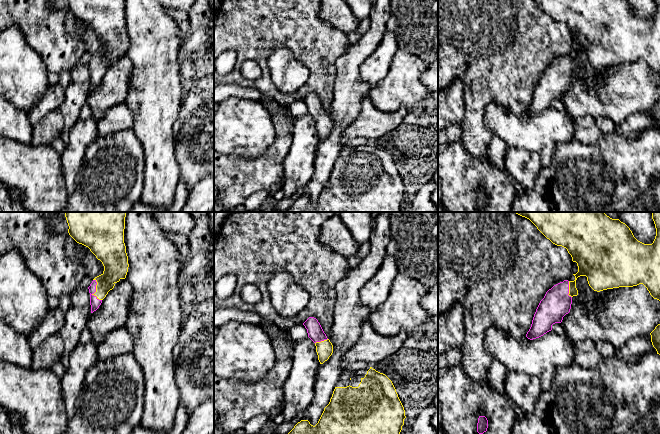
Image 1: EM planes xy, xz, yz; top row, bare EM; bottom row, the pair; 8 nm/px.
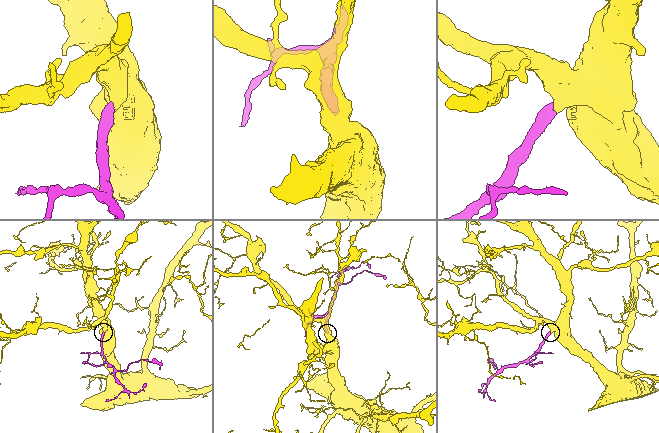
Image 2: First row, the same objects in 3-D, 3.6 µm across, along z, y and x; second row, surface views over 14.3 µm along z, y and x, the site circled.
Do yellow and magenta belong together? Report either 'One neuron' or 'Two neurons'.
One neuron

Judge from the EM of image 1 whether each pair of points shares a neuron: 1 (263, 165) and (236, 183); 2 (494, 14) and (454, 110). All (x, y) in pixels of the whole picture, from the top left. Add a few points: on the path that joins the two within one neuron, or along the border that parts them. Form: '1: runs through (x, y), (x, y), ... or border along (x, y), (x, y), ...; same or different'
1: runs through (256, 172), (243, 177); same
2: border along (457, 77), (462, 82), (465, 111); different

